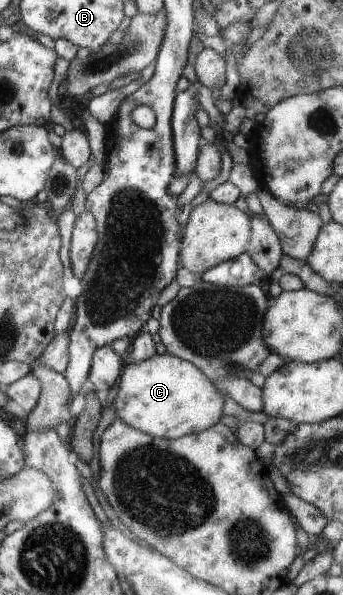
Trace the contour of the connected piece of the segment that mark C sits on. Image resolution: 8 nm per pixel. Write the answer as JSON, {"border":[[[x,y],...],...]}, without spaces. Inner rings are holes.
{"border":[[[155,353],[141,362],[126,360],[113,404],[117,418],[153,437],[178,439],[219,423],[223,396],[216,383],[192,362],[169,353]]]}

